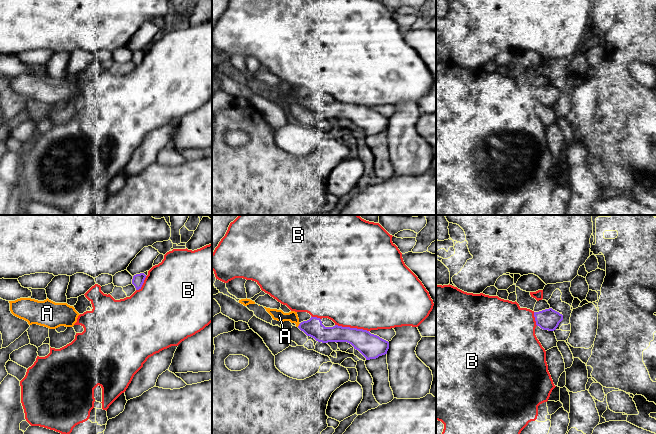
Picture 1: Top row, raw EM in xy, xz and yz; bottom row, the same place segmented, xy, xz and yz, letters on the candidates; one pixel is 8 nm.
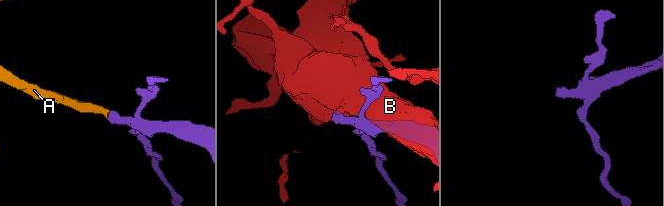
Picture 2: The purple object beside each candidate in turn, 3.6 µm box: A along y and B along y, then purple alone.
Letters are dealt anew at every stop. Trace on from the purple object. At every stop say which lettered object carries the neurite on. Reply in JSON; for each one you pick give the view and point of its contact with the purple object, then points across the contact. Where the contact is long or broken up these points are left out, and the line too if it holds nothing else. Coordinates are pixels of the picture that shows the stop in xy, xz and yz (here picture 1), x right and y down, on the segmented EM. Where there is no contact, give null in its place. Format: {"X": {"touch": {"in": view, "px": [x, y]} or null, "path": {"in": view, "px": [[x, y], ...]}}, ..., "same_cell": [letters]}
{"A": {"touch": {"in": "xz", "px": [299, 325]}, "path": {"in": "xz", "px": [[313, 327], [299, 325], [290, 316], [279, 315]]}}, "same_cell": ["A"]}

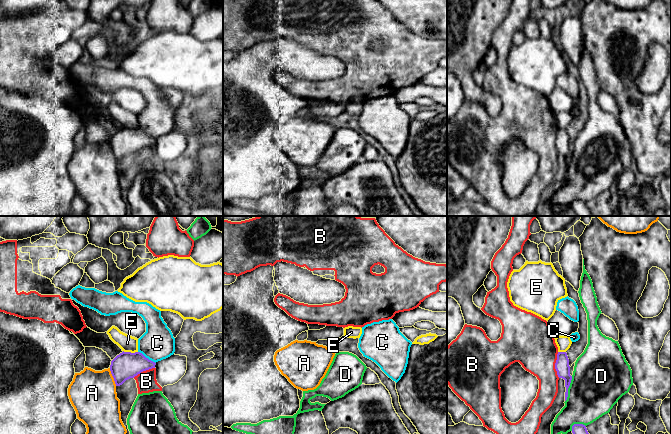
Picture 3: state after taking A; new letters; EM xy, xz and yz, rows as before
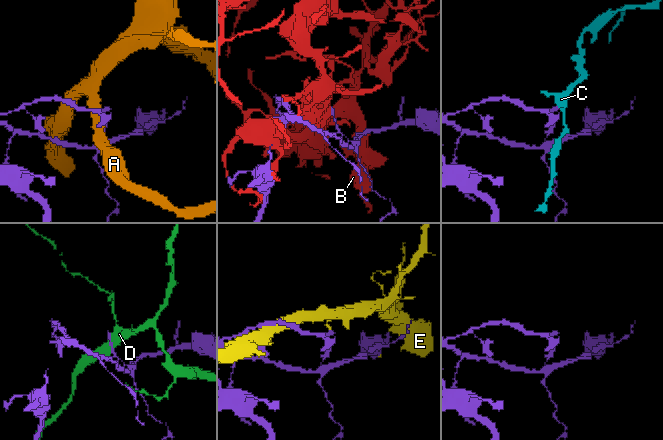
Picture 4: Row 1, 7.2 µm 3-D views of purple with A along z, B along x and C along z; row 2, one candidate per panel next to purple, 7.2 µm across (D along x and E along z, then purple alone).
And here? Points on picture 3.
{"same_cell": []}

